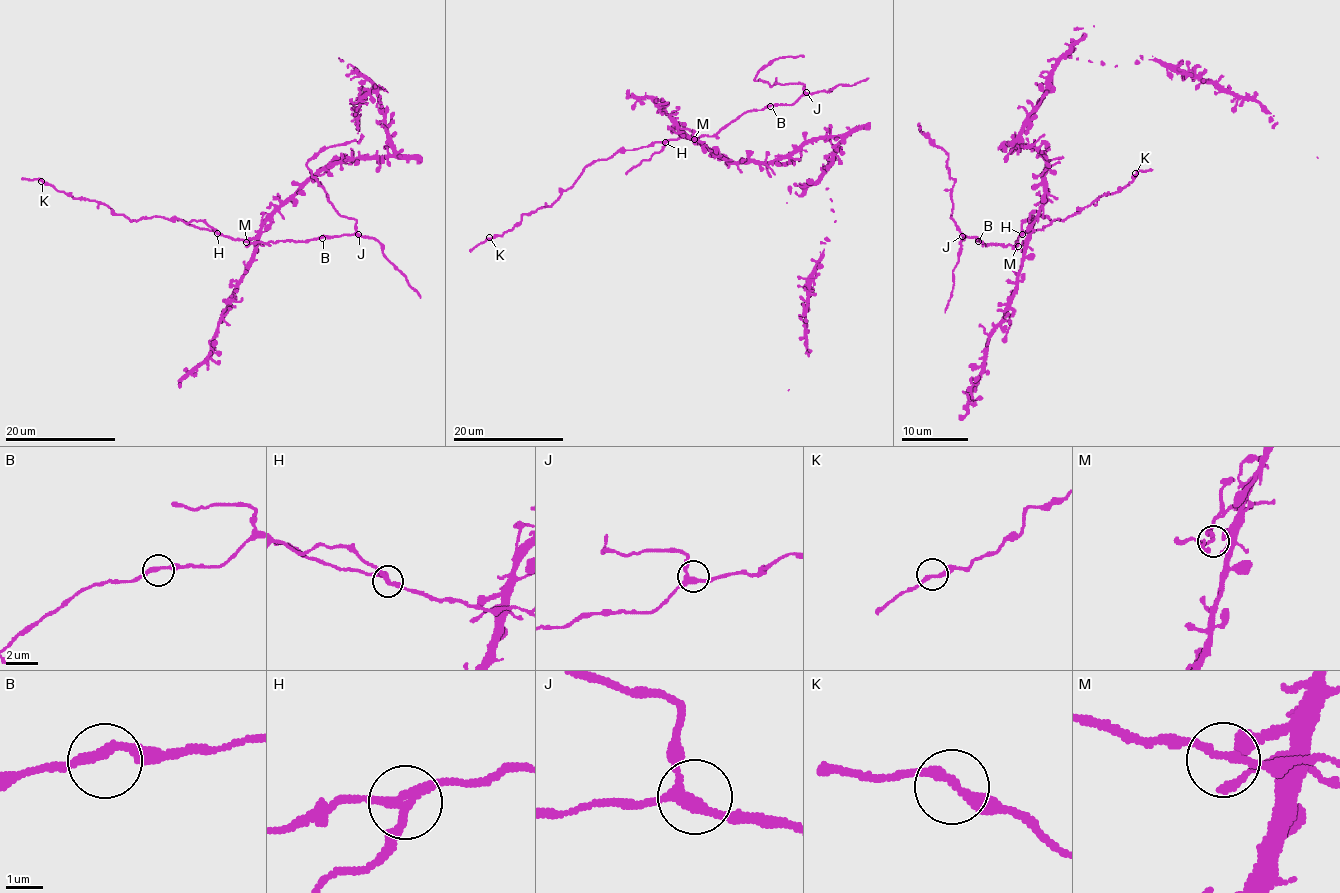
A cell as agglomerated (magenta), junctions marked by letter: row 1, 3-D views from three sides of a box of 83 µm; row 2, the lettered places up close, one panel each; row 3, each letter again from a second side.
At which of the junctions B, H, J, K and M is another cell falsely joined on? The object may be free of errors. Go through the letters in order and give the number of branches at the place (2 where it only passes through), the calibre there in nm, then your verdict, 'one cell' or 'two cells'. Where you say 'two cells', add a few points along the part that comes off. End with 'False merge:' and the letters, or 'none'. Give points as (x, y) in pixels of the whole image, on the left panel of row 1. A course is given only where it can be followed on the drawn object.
B: 2 | 240 nm | one cell
H: 3 | 220 nm | two cells | (217, 232), (177, 220)
J: 3 | 280 nm | one cell
K: 2 | 240 nm | one cell
M: 3 | 160 nm | one cell
False merge: H

